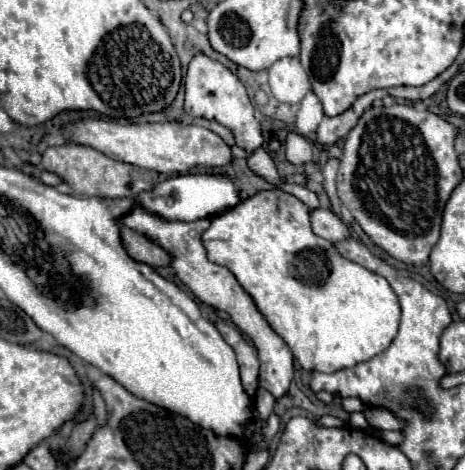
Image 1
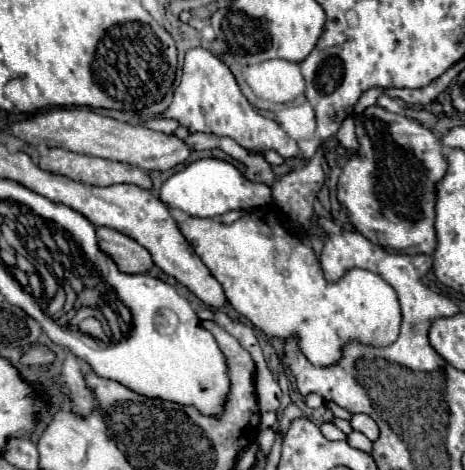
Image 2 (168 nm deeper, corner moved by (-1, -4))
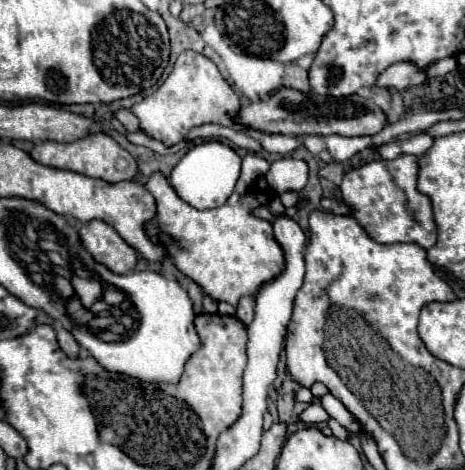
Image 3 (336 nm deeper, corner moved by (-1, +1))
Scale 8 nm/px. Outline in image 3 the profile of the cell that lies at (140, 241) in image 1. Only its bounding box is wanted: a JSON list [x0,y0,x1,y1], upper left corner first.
[79,219,137,273]

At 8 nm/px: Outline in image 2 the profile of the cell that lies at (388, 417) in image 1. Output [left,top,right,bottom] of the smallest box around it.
[349,414,379,442]

